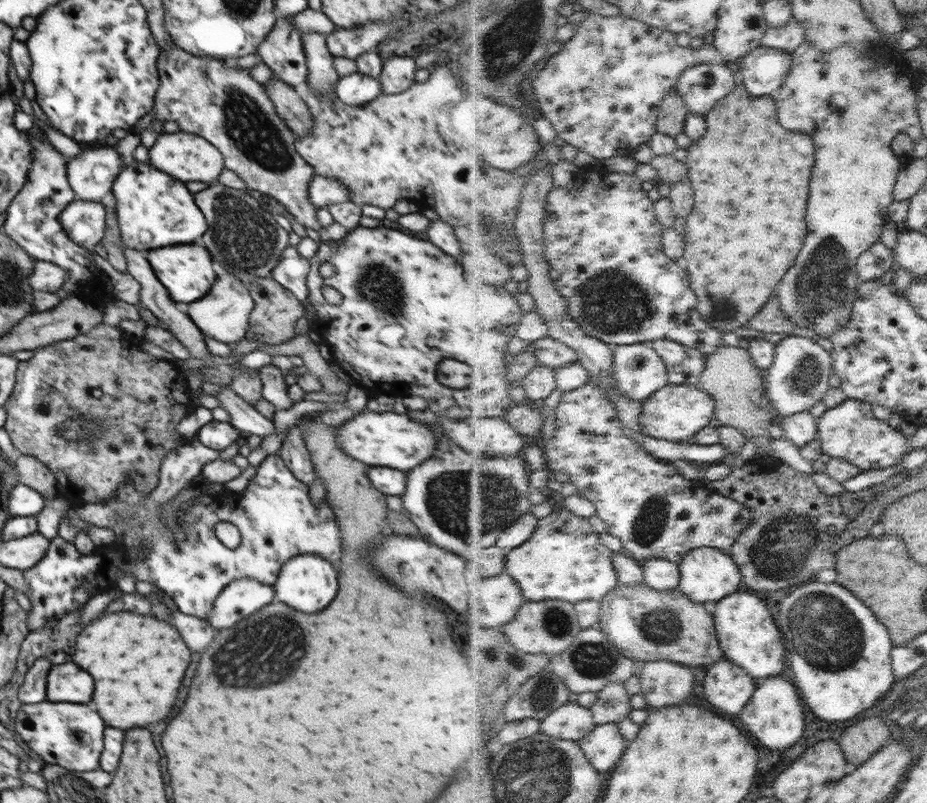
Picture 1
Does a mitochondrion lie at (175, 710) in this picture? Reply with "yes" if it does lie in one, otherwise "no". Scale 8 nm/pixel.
no

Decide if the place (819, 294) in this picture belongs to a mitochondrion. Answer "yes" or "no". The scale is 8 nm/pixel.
yes

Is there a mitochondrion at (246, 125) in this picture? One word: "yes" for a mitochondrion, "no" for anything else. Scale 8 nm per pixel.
yes

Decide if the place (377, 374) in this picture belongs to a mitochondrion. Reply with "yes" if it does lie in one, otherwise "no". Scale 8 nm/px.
no

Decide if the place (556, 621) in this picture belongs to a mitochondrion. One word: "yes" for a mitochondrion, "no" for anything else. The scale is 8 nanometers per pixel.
yes

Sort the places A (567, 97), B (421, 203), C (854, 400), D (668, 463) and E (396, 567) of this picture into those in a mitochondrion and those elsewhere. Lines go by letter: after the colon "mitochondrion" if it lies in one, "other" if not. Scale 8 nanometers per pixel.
A: other
B: other
C: other
D: other
E: mitochondrion

